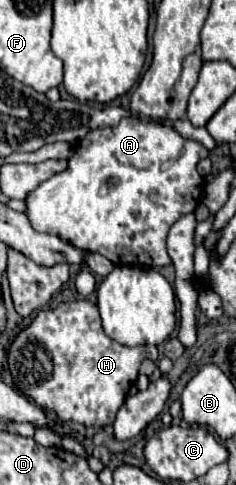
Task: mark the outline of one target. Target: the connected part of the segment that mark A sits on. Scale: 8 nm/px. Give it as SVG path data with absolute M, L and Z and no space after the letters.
M134 117L134 119L122 119L118 127L106 127L106 129L94 129L90 131L76 147L74 147L74 153L68 161L68 169L62 171L60 175L52 175L52 179L46 179L44 183L40 183L40 187L36 187L34 191L30 191L26 195L26 217L30 221L30 225L36 229L36 231L42 231L42 233L50 233L50 235L58 235L60 239L72 243L74 247L78 249L88 249L88 251L94 251L94 253L100 253L104 255L106 259L110 259L114 265L144 265L144 267L164 267L170 263L170 257L166 253L166 235L168 235L168 229L184 215L192 213L196 207L198 207L198 201L202 197L202 177L198 175L196 171L196 163L200 159L208 157L208 151L196 143L196 141L190 141L190 139L184 139L180 137L172 127L164 127L156 121L148 121L148 119L140 119L140 117Z

